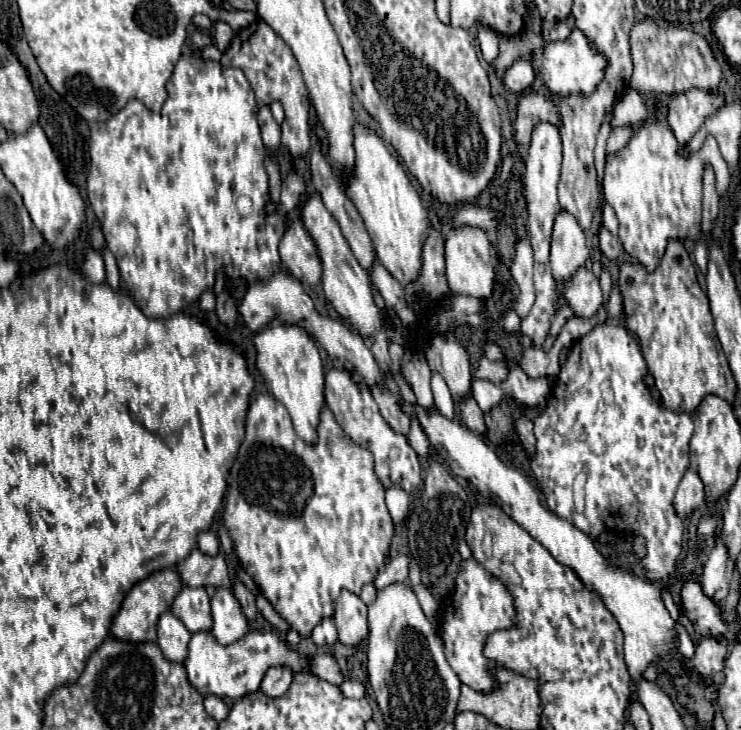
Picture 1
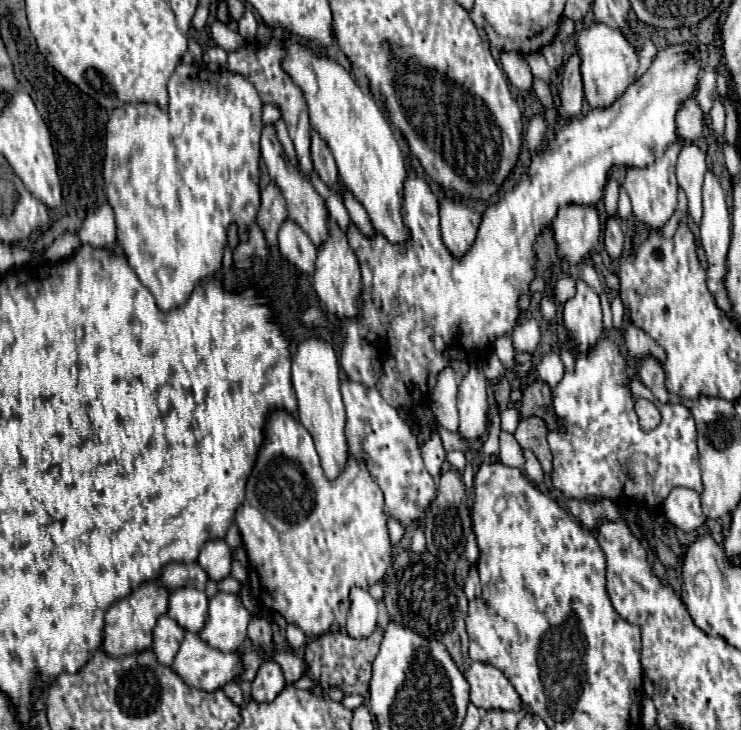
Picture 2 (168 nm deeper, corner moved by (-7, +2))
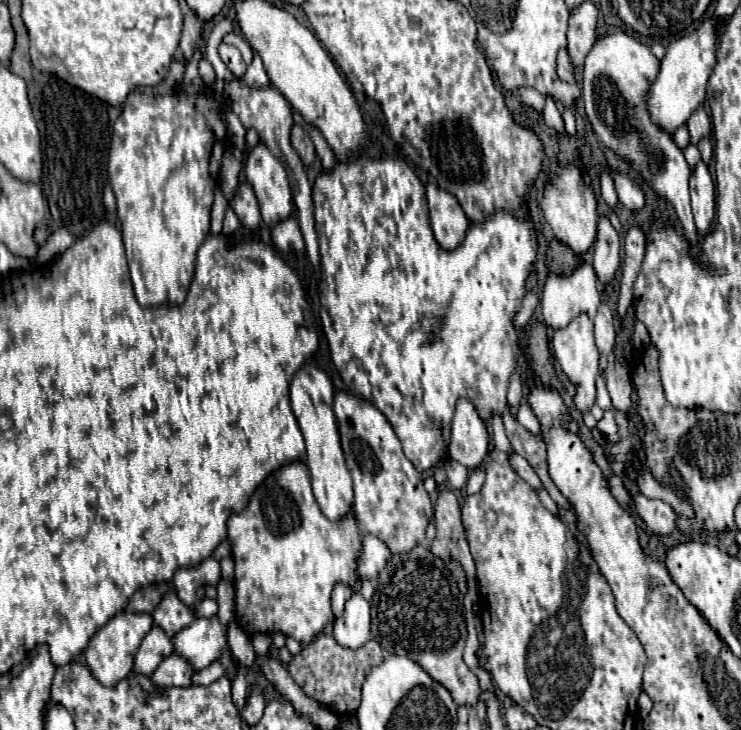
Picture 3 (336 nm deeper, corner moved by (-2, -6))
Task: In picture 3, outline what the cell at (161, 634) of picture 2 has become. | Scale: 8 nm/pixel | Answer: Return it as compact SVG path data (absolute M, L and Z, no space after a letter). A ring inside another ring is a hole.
M153 627L139 645L135 655L135 669L143 675L153 675L155 667L169 655L173 655L171 637L161 627Z

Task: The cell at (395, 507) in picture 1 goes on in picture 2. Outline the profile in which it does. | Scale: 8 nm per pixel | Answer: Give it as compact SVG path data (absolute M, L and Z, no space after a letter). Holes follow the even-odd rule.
M388 519L388 535L390 535L390 543L392 545L396 545L400 539L402 539L402 535L404 535L404 527L400 527L400 523L396 523L396 519Z

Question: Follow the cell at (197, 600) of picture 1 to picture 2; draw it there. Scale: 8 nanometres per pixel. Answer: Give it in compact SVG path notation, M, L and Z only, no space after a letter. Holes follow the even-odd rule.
M182 587L170 593L168 615L184 631L198 633L200 627L204 627L206 613L208 613L208 597L204 591L196 591L194 587Z

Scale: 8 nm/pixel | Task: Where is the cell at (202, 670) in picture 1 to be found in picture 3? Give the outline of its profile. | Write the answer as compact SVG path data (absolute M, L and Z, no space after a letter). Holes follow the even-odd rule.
M171 655L151 675L151 681L161 687L191 687L195 669L181 655Z

